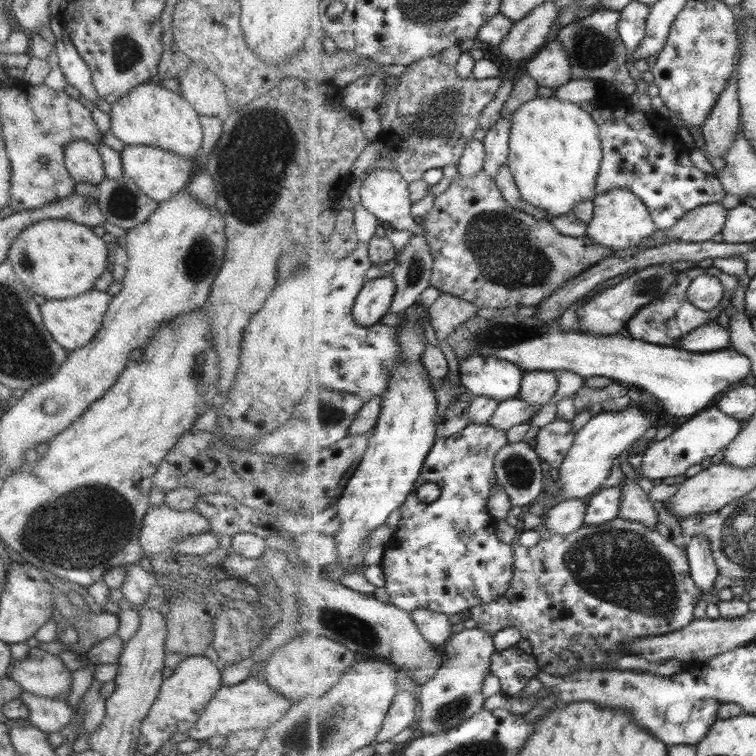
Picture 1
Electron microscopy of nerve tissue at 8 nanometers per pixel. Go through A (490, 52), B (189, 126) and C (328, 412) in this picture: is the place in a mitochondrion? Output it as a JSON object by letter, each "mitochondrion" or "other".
{"A":"other","B":"other","C":"mitochondrion"}

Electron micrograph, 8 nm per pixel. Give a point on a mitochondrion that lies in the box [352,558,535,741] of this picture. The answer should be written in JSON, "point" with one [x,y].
{"point":[450,710]}

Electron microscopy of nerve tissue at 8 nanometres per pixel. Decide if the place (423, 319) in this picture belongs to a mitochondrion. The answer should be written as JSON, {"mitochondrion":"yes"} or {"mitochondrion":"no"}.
{"mitochondrion":"no"}

